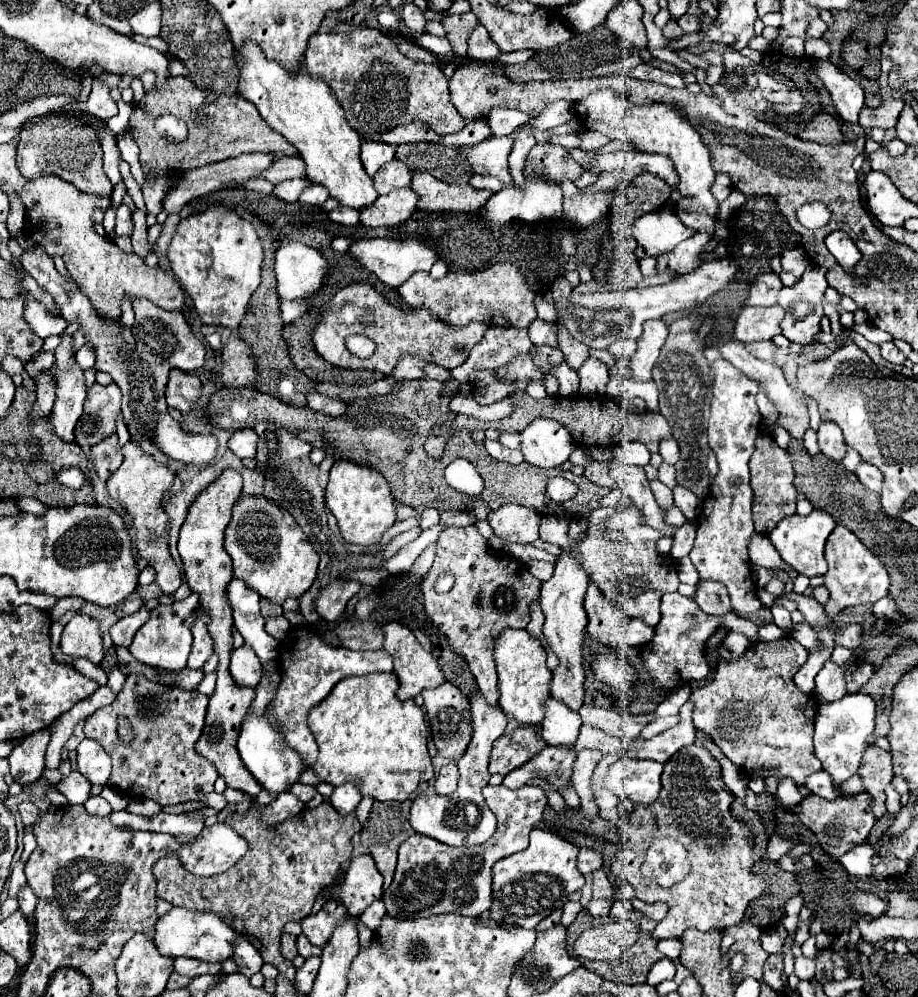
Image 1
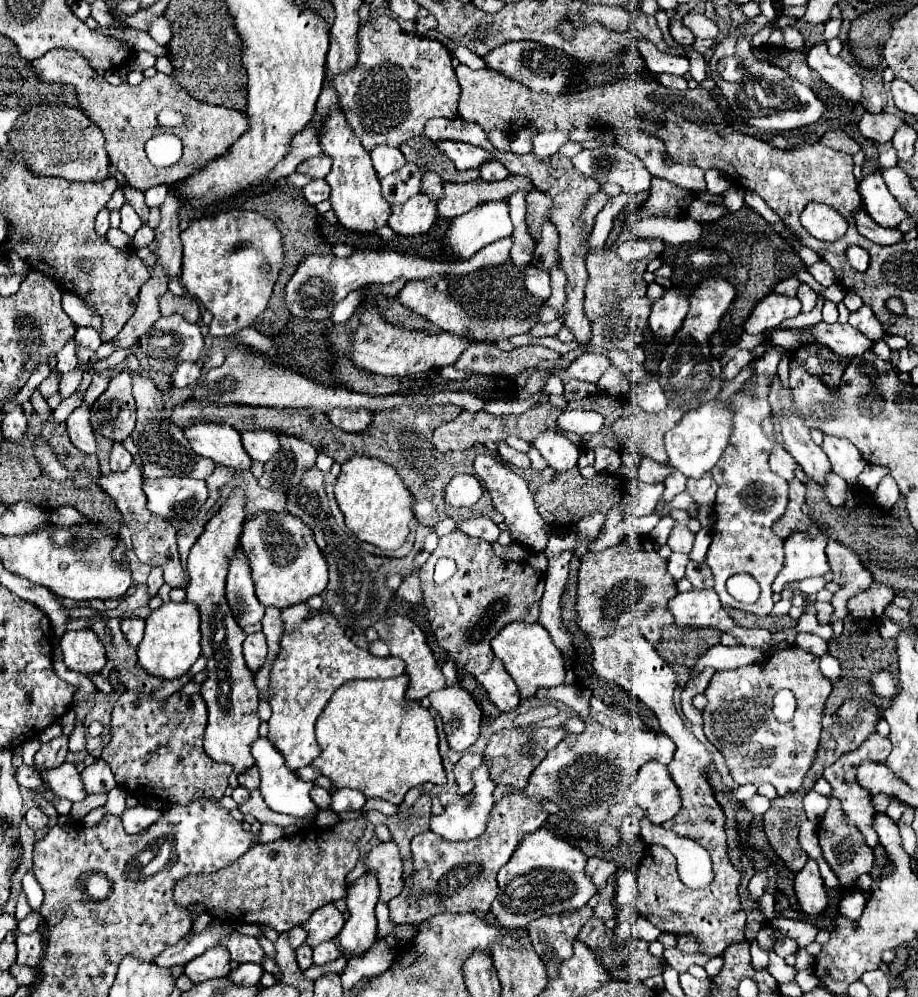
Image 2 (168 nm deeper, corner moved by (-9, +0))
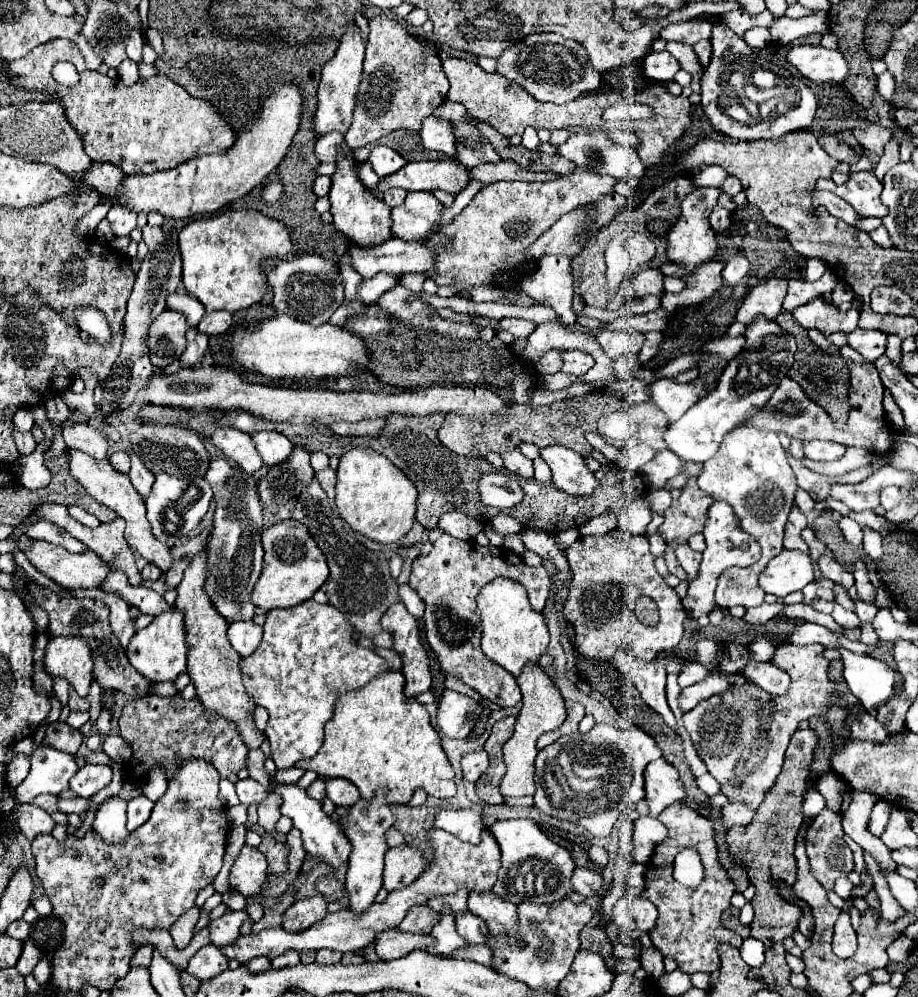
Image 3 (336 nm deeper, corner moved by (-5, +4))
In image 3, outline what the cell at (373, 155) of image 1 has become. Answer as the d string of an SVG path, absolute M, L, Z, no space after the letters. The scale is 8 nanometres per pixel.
M376 145L376 147L372 149L368 161L370 161L374 173L376 173L380 179L384 179L386 175L396 173L400 167L406 165L406 159L404 159L404 157L400 157L394 149L384 147L384 145Z

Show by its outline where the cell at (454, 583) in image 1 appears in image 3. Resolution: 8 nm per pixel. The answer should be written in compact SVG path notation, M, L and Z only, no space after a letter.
M442 533L434 543L430 555L420 555L412 563L410 587L420 595L426 605L424 623L426 639L434 649L440 665L446 673L462 679L468 687L478 691L484 699L500 705L514 707L520 701L520 687L516 679L506 673L500 665L490 661L480 649L482 637L482 619L478 613L478 593L484 585L496 577L506 577L522 583L528 591L528 599L534 611L542 611L548 595L548 573L540 567L528 567L522 557L510 549L500 547L482 547L474 539L462 541L448 533Z

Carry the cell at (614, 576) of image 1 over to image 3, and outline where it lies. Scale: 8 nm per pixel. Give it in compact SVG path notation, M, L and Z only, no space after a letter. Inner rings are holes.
M614 529L600 537L580 537L568 549L568 563L574 577L564 615L574 625L576 647L584 657L610 659L616 647L628 647L642 659L654 659L660 651L670 651L680 643L686 611L678 593L656 571L654 555L644 535ZM642 595L658 605L660 619L654 627L642 625L634 613L634 601Z

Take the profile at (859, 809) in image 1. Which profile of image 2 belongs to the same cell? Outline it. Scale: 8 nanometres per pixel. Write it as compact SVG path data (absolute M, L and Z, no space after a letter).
M830 797L830 807L828 807L826 815L822 817L822 821L818 825L818 837L820 837L820 847L822 847L824 861L832 867L832 871L836 873L836 877L838 877L838 881L840 881L842 887L854 885L854 881L860 875L870 873L870 869L874 865L872 849L864 843L864 839L862 839L862 835L860 835L860 831L856 827L846 825L840 801L834 799L834 797Z

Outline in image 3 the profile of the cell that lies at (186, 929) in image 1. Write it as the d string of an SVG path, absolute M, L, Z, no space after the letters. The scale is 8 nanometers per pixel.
M144 945L140 947L136 953L134 953L134 959L132 959L132 967L148 967L150 961L152 961L152 955L154 955L154 949L150 945Z

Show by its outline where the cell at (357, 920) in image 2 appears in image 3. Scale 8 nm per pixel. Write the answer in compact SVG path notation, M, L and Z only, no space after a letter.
M378 791L378 797L374 801L358 801L358 805L350 807L350 815L346 819L346 835L352 843L352 853L348 861L348 873L346 873L346 891L350 897L350 911L356 915L362 915L370 905L374 903L376 893L382 887L382 871L384 871L384 853L388 849L384 841L384 833L388 827L392 827L394 817L388 809L388 803L384 799L384 791Z

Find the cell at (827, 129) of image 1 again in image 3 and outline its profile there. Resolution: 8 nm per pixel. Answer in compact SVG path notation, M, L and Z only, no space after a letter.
M822 135L822 137L818 139L818 143L822 145L822 149L824 149L830 157L834 157L834 159L838 159L838 161L856 163L856 161L860 159L860 155L854 153L854 149L852 149L850 145L846 145L846 143L842 143L836 135Z

